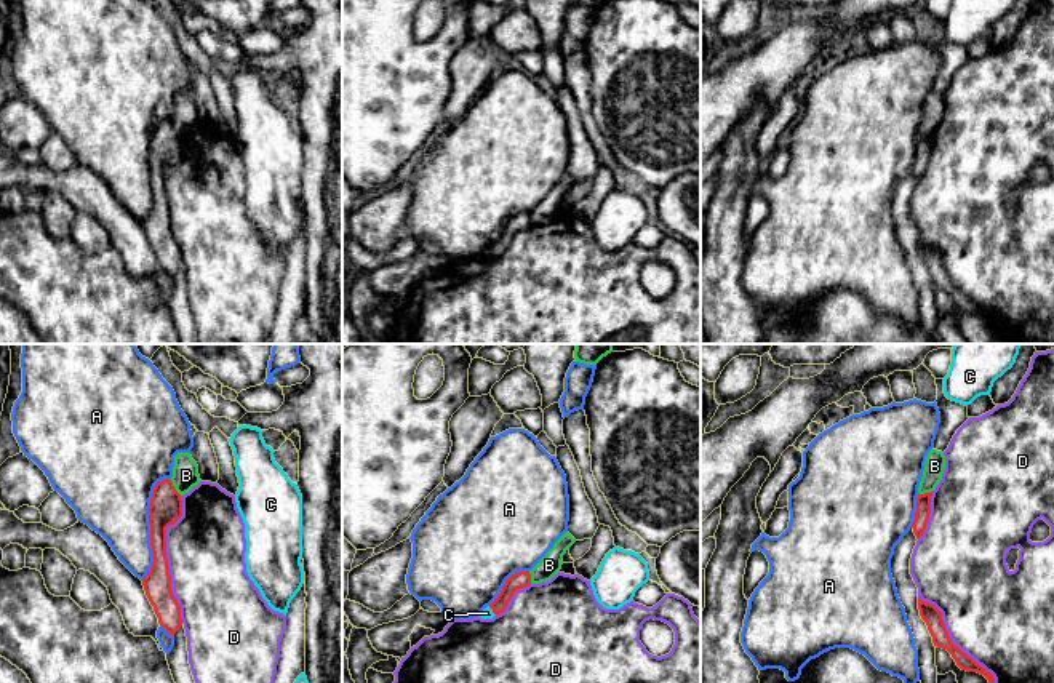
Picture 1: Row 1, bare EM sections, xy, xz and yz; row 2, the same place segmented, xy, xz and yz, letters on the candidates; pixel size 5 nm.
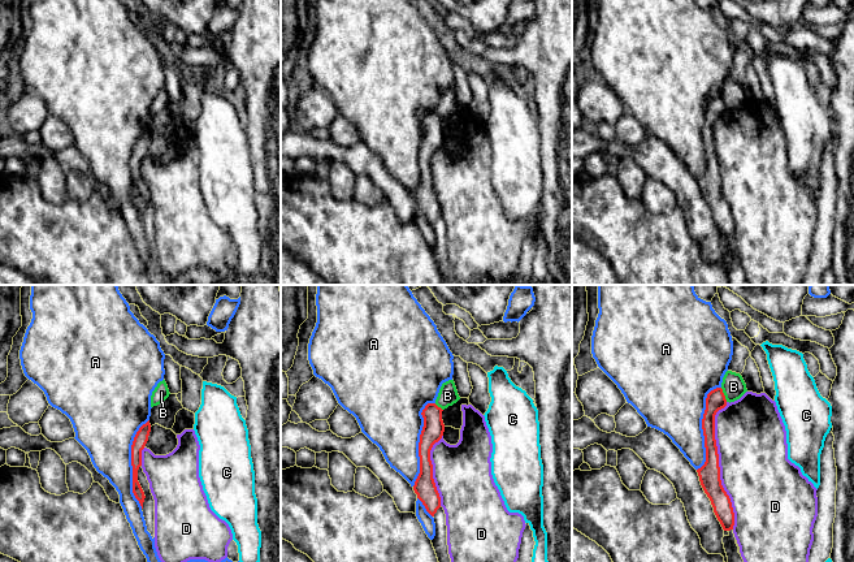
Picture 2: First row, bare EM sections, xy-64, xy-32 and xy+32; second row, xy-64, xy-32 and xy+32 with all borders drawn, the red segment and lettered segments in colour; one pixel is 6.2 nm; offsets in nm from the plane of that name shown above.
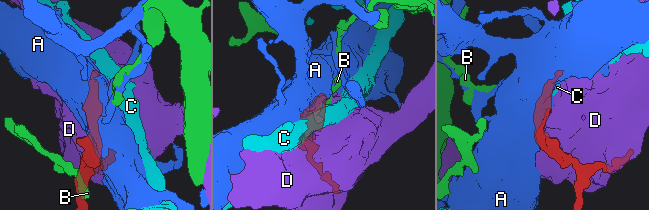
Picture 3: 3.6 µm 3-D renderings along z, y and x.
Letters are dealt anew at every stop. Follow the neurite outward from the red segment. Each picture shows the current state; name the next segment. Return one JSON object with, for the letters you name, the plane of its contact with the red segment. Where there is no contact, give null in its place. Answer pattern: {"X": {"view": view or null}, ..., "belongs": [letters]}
{"belongs": []}

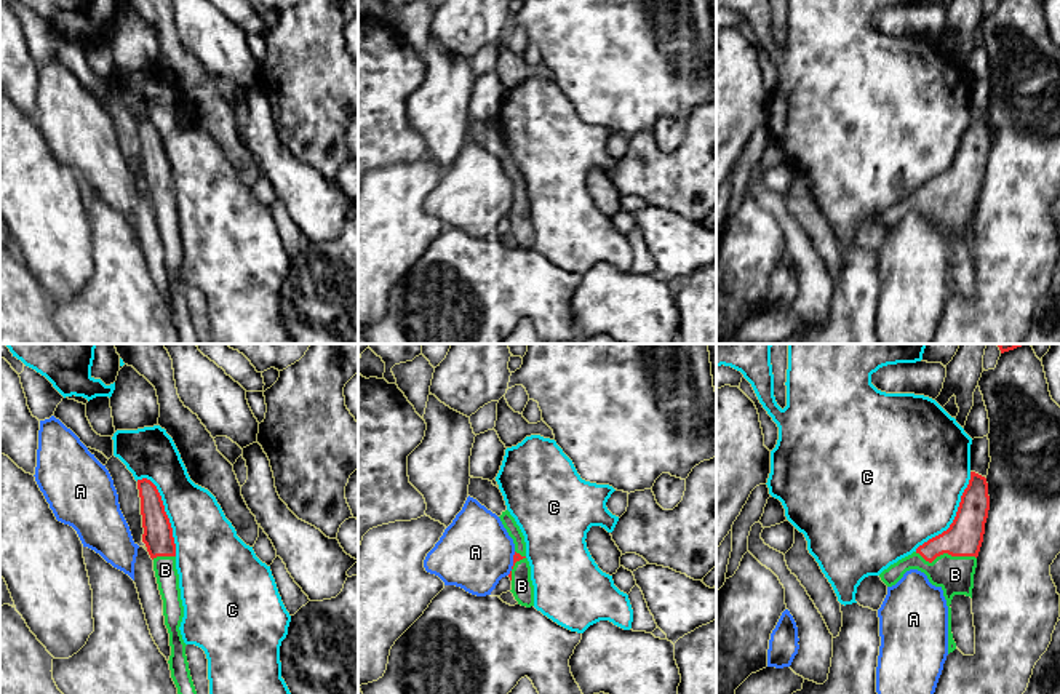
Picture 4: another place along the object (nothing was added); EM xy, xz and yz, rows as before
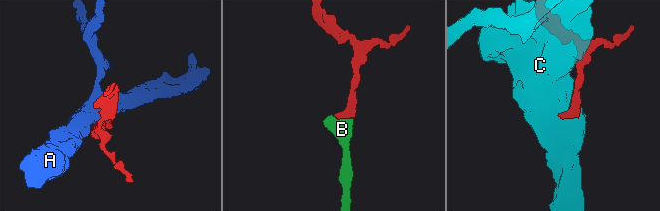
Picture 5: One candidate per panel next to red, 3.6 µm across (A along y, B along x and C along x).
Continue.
{"B": {"view": "yz"}, "belongs": ["B"]}

